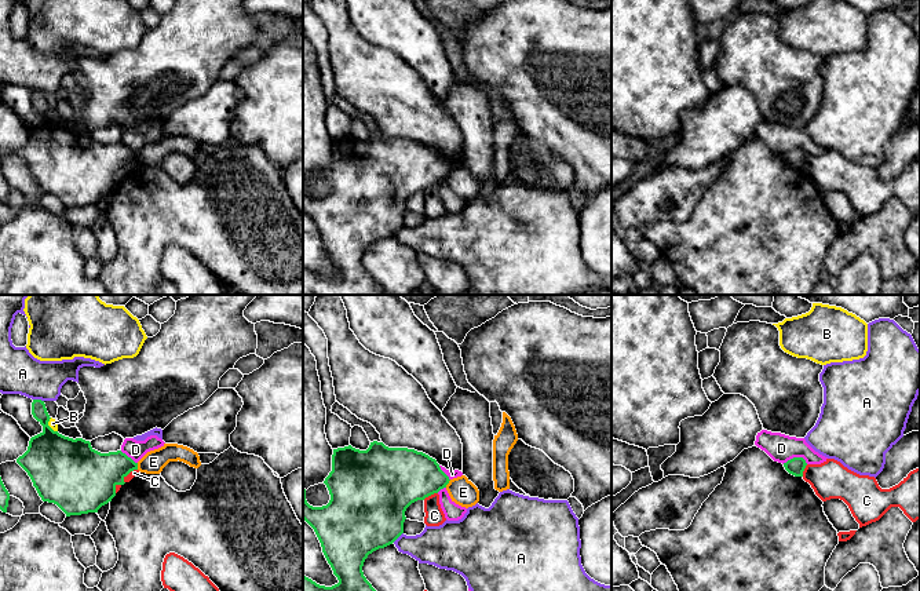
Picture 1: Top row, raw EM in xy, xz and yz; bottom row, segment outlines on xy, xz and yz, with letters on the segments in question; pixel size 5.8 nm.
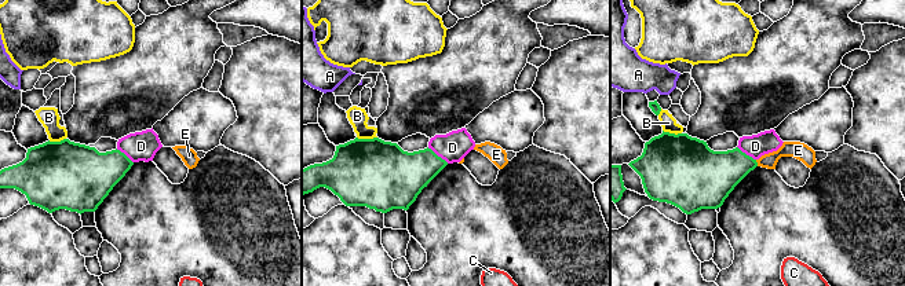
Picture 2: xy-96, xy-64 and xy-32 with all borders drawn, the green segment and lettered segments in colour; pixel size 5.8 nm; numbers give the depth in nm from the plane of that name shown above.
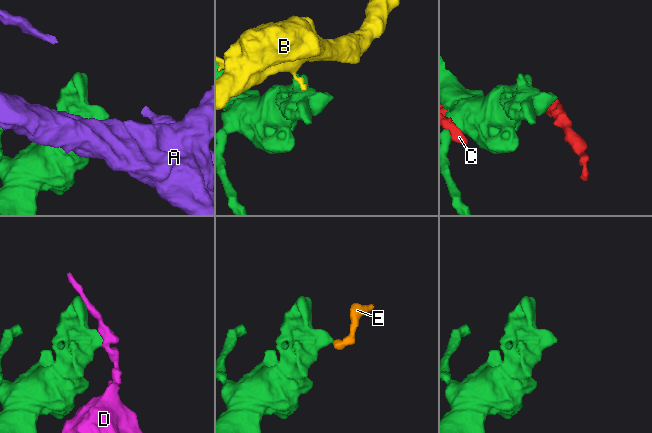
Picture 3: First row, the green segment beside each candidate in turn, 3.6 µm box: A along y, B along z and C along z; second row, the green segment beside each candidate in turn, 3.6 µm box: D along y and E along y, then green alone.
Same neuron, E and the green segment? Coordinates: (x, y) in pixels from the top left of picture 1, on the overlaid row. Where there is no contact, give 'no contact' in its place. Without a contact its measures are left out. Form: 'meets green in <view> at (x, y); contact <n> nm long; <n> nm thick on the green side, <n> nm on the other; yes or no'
meets green in xz at (448, 482); contact 60 nm long; 320 nm thick on the green side, 160 nm on the other; no

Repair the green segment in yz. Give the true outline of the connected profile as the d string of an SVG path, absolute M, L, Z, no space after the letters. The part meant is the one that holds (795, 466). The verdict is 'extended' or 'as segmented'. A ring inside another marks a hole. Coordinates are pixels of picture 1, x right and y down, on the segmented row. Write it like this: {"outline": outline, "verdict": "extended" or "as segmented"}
{"outline": "M793 457L784 463L785 470L795 477L803 477L806 466L807 463L803 457Z", "verdict": "as segmented"}

